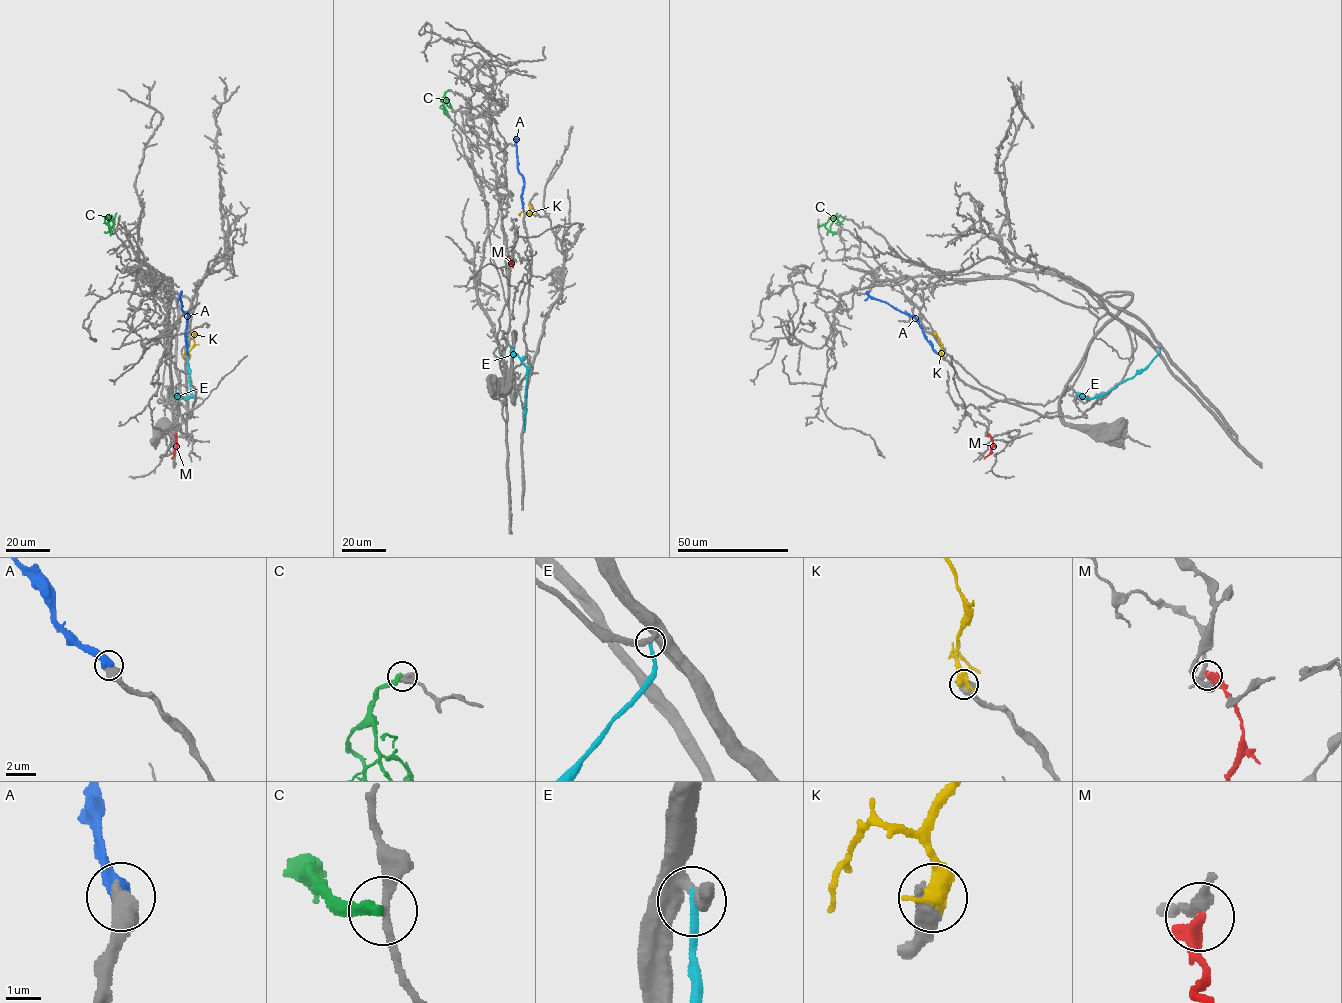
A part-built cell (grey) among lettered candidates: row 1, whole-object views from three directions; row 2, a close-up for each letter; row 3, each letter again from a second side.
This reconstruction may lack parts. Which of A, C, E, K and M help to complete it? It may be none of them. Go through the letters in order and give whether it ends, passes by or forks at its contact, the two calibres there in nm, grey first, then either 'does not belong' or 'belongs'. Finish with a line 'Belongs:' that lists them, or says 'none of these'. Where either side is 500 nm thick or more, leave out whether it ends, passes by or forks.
A: 600 nm thick on the grey side, 550 nm on the other; belongs
C: it ends there; 200 nm thick on the grey side, 340 nm on the other; does not belong
E: it ends there; 320 nm thick on the grey side, 240 nm on the other; does not belong
K: 700 nm thick on the grey side, 600 nm on the other; does not belong
M: it ends there; 340 nm thick on the grey side, 480 nm on the other; does not belong
Belongs: A

